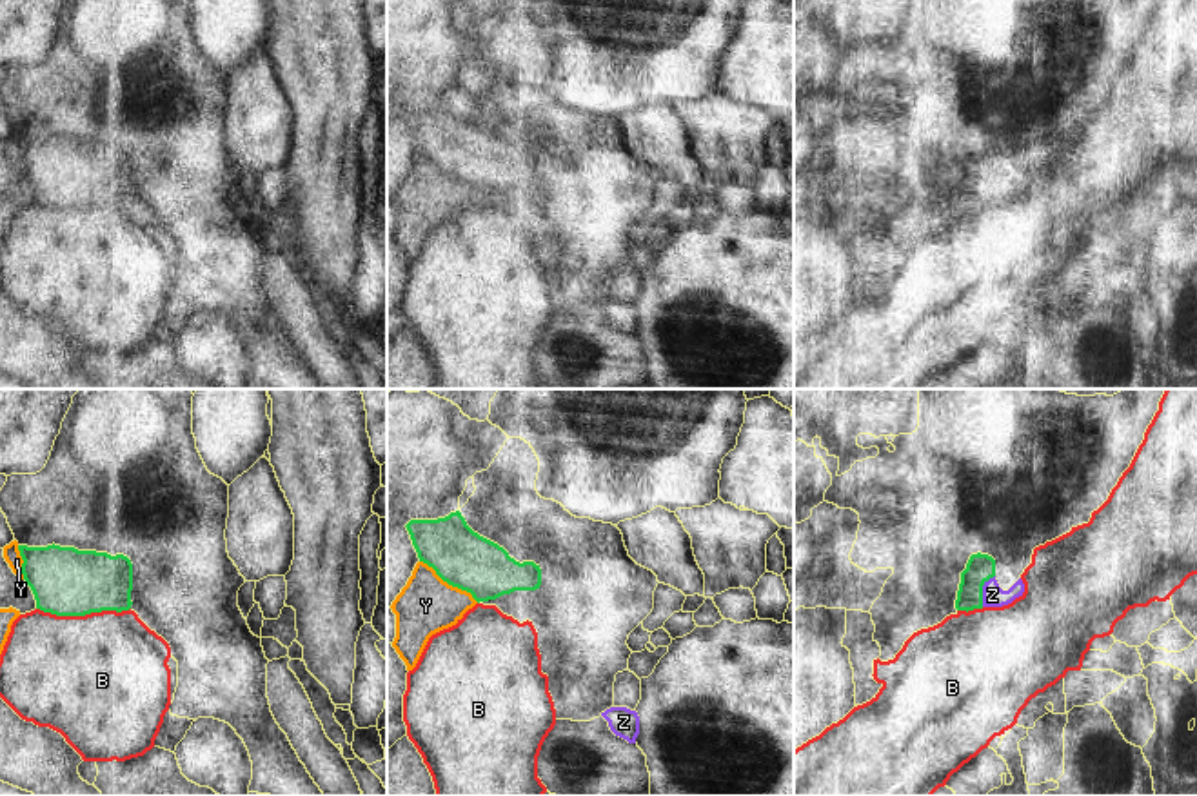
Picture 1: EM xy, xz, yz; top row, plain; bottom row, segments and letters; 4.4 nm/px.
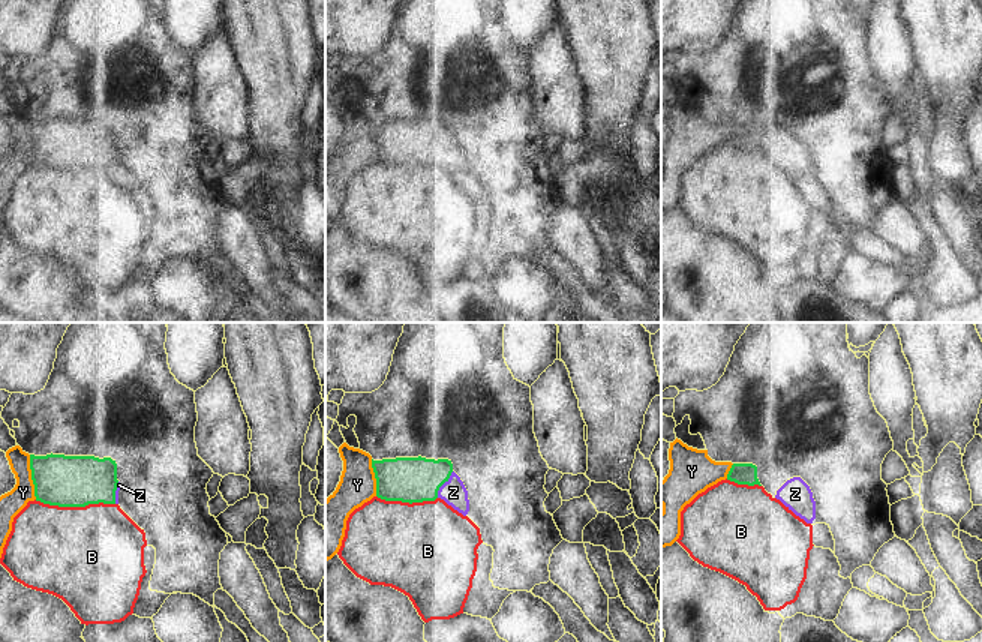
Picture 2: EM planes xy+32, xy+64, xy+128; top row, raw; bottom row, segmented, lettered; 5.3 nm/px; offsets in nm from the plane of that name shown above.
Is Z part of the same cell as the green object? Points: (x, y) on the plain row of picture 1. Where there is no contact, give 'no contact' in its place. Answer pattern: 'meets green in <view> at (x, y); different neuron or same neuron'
meets green in yz at (981, 184); same neuron

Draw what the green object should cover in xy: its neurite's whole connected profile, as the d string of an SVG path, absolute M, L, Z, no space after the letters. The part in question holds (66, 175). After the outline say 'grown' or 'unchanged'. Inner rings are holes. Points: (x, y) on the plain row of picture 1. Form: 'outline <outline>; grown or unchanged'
outline M18 138L22 167L36 202L56 209L85 209L102 204L129 204L133 156L127 149L74 140Z; unchanged

